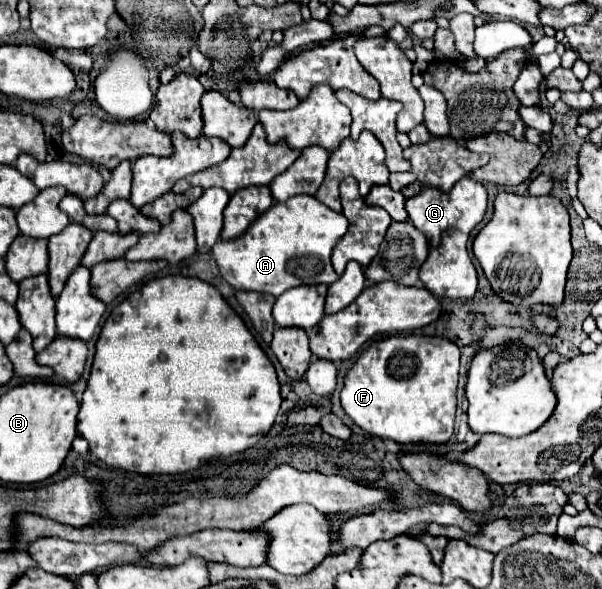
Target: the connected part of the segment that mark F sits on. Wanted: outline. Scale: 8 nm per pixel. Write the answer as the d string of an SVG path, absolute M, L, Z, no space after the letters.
M410 333L389 335L373 341L347 371L341 389L341 407L365 433L383 439L393 439L399 445L441 445L453 435L453 421L457 409L457 377L459 377L459 349L449 339Z

